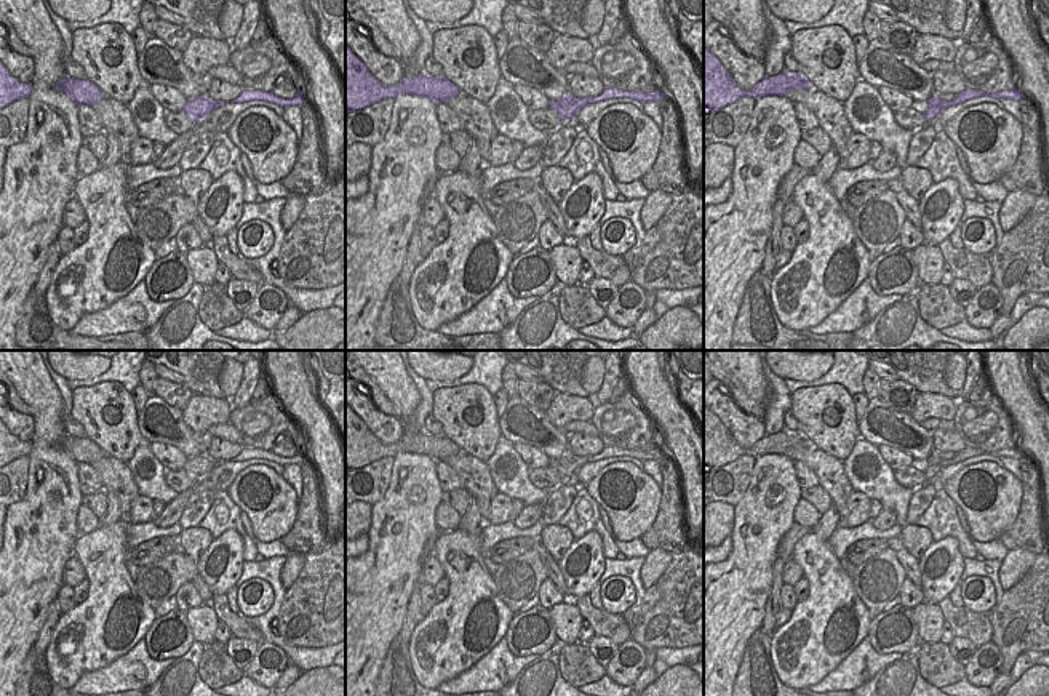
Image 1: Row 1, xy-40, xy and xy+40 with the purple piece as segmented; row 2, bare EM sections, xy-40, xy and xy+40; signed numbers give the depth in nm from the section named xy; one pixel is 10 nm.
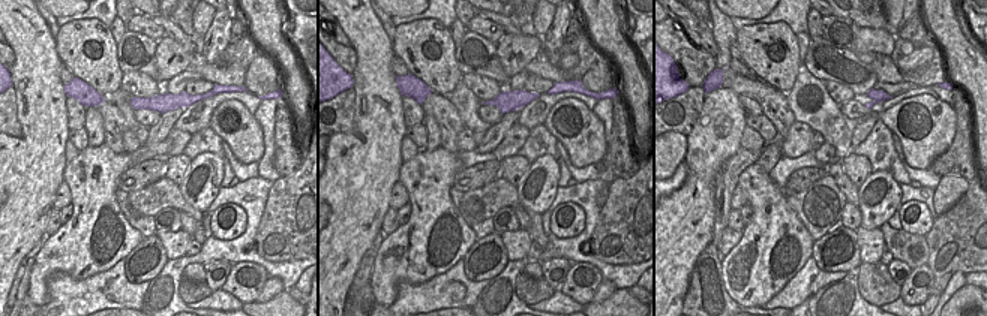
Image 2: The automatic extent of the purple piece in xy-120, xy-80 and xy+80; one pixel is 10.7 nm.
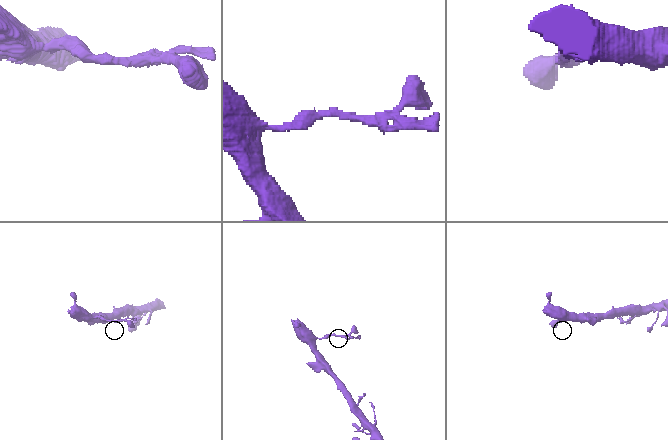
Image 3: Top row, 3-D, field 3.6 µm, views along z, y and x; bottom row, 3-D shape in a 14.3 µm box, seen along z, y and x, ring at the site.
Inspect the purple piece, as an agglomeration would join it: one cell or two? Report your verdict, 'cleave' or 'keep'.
cleave

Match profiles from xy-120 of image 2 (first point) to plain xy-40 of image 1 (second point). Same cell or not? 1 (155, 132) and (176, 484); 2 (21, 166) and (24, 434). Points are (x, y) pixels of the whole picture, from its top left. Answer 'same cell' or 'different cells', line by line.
1: different cells
2: different cells

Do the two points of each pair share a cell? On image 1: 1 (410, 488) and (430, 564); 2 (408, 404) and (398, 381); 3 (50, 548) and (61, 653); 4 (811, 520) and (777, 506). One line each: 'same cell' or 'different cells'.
1: different cells
2: same cell
3: different cells
4: different cells

